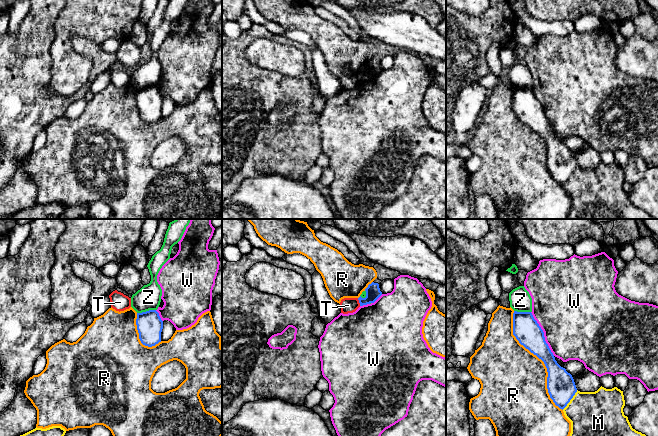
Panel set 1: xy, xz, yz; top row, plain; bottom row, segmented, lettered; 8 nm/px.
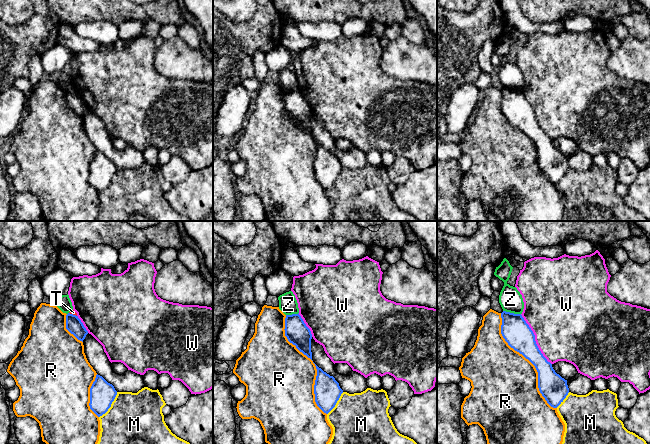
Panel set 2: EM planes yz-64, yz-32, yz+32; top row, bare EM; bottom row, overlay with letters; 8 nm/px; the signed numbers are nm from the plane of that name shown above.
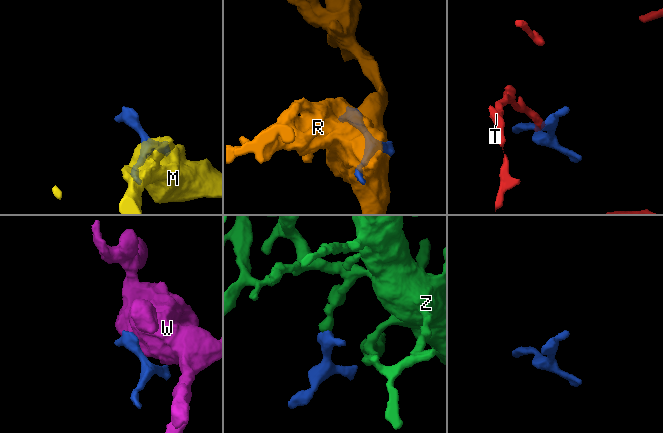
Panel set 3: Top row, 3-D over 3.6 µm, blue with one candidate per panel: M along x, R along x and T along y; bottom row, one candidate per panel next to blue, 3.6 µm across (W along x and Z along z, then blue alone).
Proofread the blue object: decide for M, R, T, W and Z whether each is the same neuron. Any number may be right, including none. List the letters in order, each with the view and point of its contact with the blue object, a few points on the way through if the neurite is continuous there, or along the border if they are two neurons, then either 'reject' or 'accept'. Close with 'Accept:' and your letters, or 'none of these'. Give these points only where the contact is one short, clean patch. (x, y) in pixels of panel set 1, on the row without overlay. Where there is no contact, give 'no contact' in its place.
M: yz (570, 175) | reject
R: yz (540, 134) | reject
T: xz (359, 78) | along xz (357, 74), (360, 81) | reject
W: yz (543, 110) | reject
Z: xy (146, 87) | along xy (155, 85), (137, 89) | reject
Accept: none of these

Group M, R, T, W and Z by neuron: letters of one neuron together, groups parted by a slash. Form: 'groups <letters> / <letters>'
groups M / R / T / W / Z

